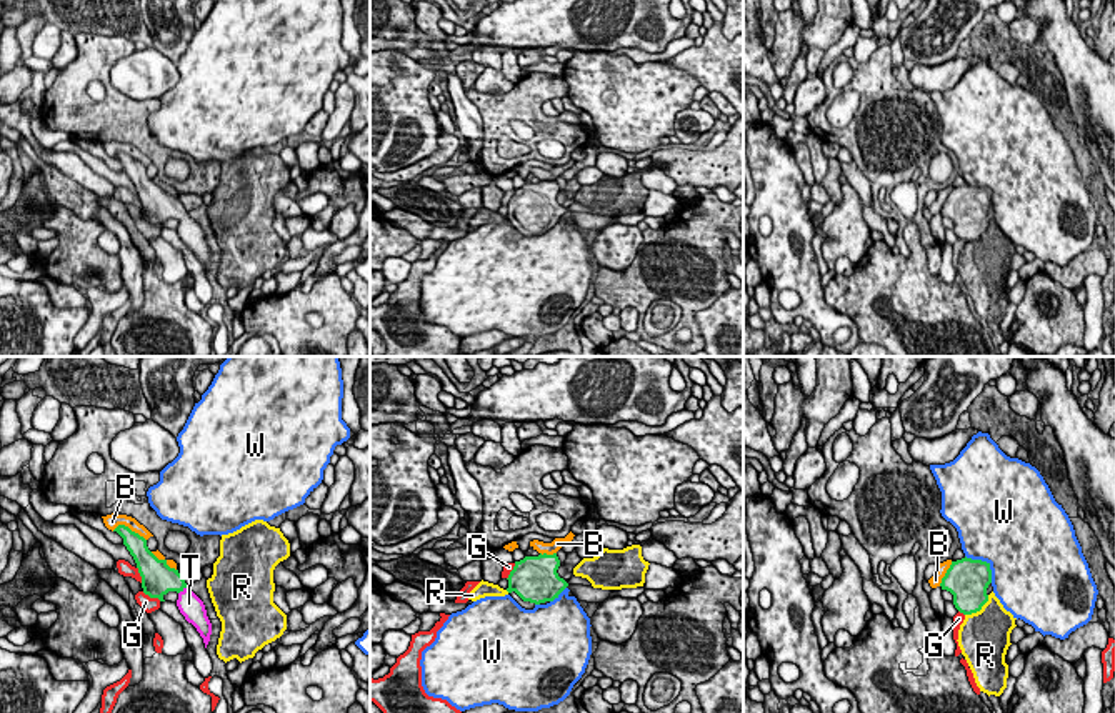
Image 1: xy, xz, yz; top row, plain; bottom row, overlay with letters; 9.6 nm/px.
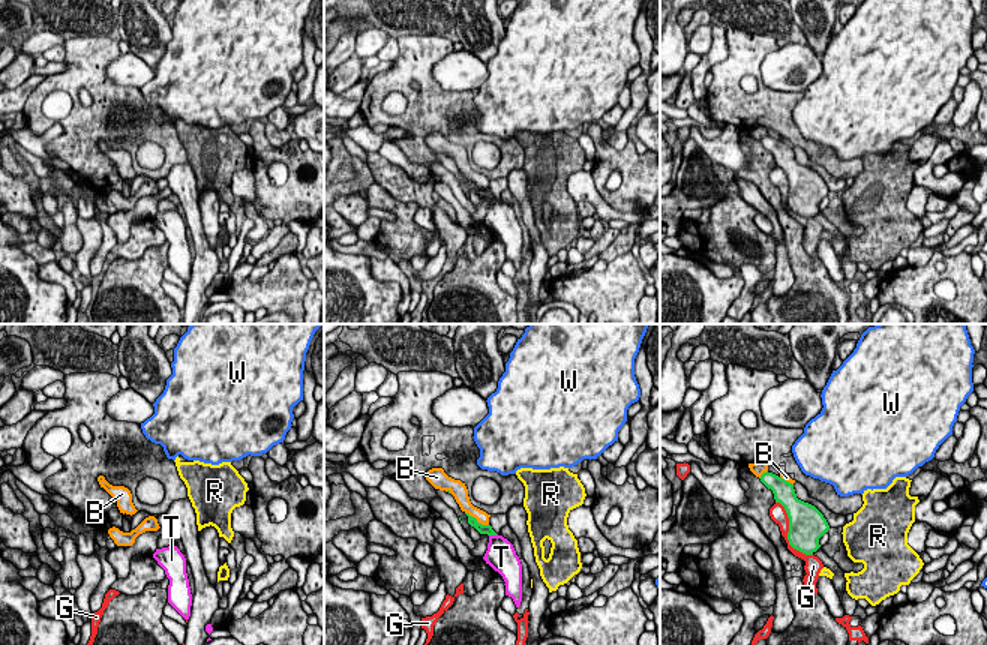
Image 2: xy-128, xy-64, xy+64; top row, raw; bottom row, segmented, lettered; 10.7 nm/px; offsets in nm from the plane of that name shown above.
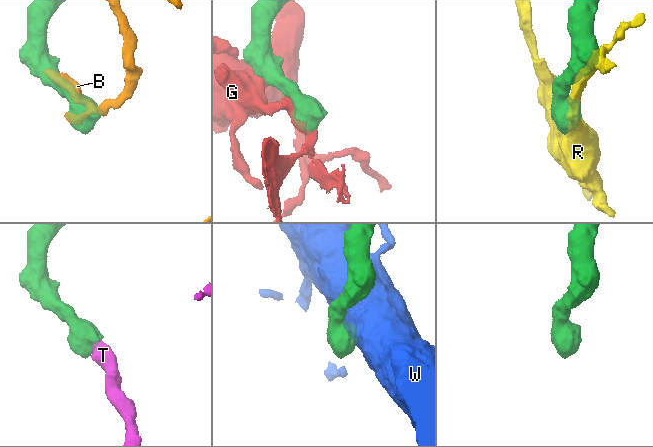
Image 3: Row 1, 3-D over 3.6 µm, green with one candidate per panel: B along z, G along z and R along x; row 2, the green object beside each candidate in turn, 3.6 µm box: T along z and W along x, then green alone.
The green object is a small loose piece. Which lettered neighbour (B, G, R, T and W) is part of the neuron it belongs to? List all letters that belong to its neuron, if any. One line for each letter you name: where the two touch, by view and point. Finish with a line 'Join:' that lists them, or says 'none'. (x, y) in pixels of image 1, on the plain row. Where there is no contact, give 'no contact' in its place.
T: contact xy (182, 217)
Join: T

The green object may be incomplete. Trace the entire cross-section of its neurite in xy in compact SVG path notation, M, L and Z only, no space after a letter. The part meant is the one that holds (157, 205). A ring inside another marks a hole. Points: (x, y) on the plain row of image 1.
M118 152L117 158L123 165L123 172L133 183L142 203L143 220L150 225L165 228L168 218L177 218L177 233L188 250L192 250L203 265L205 275L210 268L212 250L207 243L203 228L188 215L178 197L170 195L167 187L158 187L147 173L147 167L132 158L125 152Z

